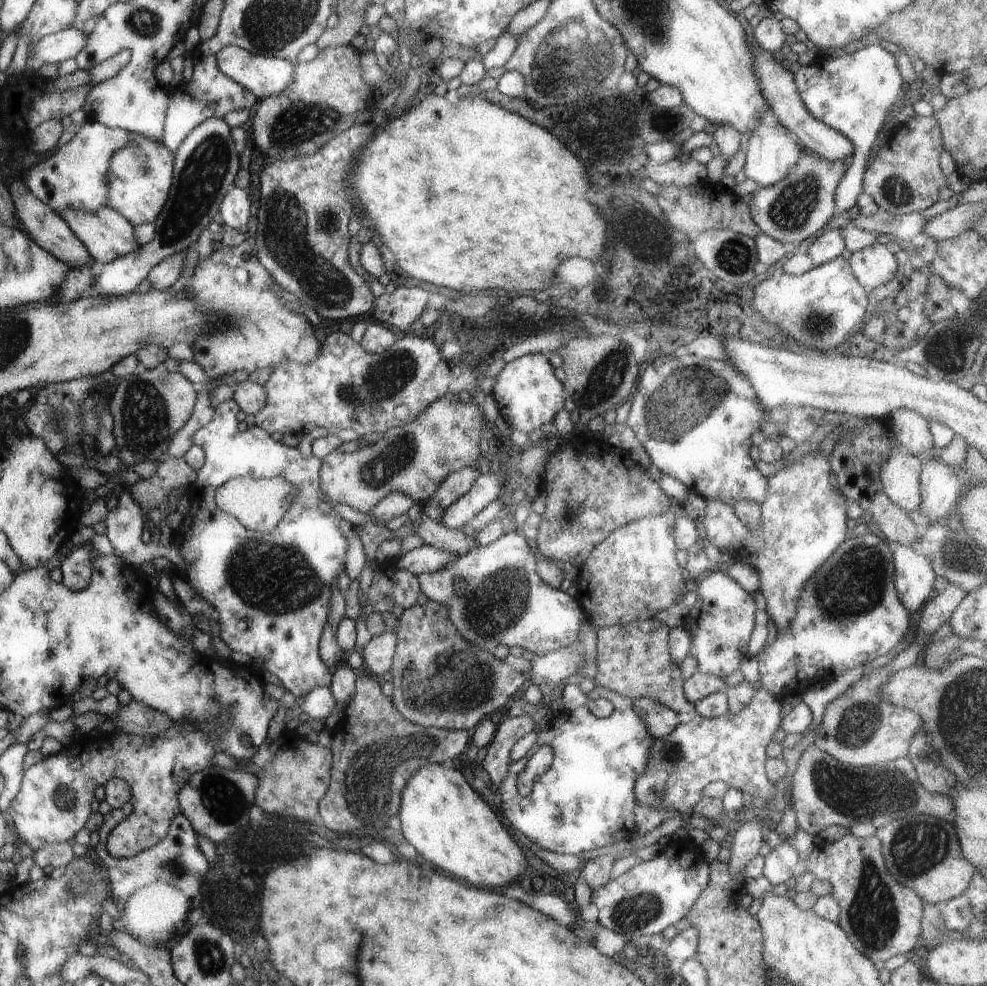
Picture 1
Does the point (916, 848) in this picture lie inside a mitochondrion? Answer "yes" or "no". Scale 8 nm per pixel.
yes

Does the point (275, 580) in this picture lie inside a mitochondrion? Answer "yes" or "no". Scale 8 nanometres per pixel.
yes

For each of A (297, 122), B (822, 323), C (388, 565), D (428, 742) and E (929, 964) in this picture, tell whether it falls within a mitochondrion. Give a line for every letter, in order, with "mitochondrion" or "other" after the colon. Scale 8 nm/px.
A: mitochondrion
B: mitochondrion
C: other
D: mitochondrion
E: other

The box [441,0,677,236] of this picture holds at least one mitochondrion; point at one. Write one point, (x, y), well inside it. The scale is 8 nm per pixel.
(578, 52)

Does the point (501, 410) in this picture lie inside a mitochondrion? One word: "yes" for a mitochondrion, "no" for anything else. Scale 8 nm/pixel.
no

